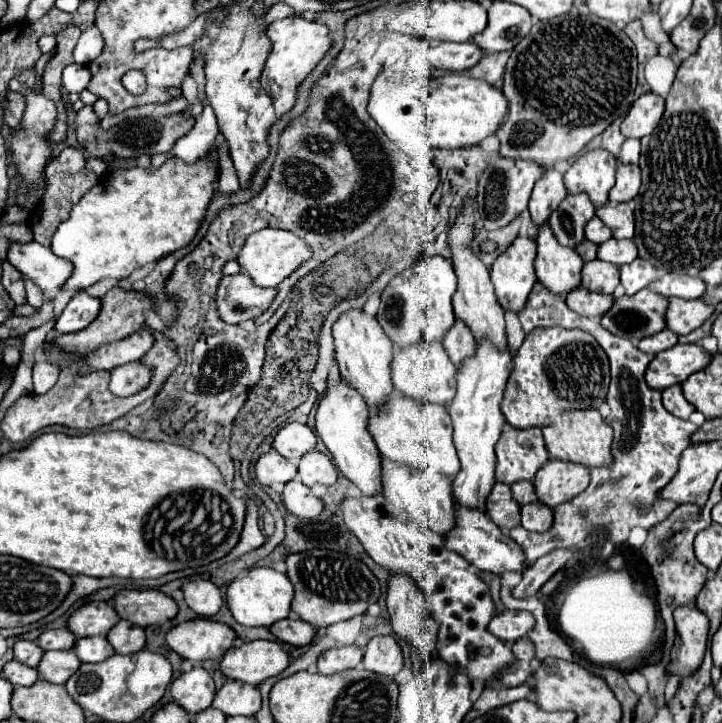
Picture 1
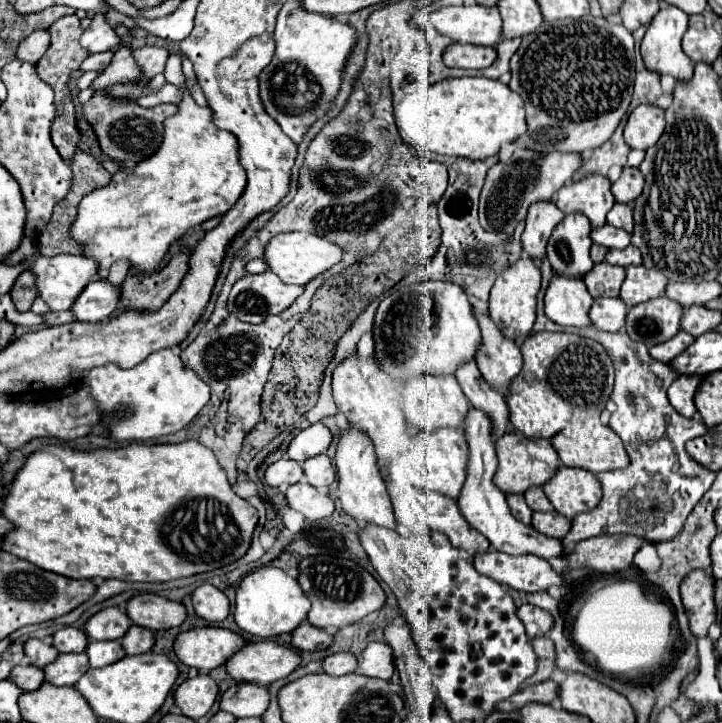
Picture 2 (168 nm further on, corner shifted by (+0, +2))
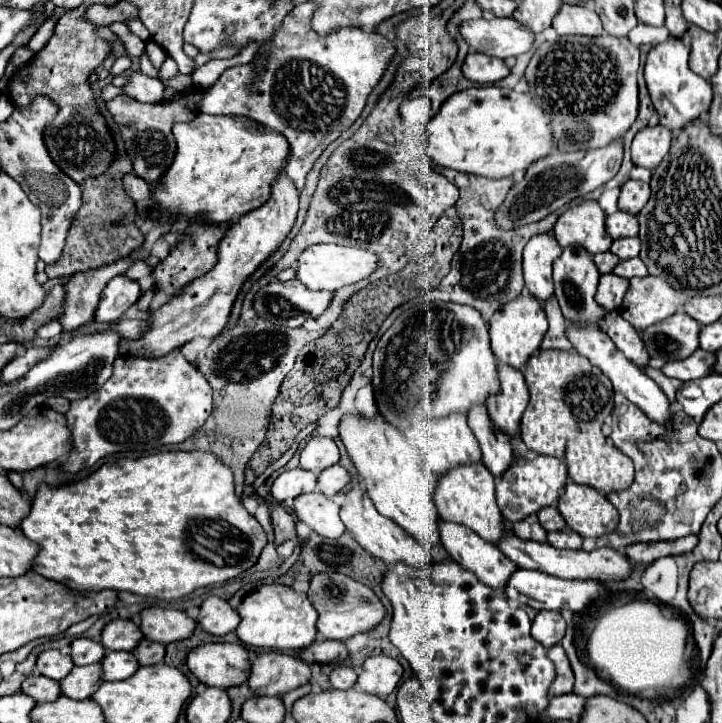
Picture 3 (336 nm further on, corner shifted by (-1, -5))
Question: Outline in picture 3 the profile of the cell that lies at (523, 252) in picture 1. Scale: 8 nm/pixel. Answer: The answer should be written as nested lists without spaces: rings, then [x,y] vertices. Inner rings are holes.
[[[524,292],[516,300],[504,304],[504,308],[492,316],[492,320],[490,320],[492,352],[498,358],[498,362],[520,370],[530,360],[530,356],[540,350],[540,344],[542,344],[546,330],[548,330],[548,322],[546,322],[546,314],[542,310],[542,304],[536,298],[532,298],[532,294]]]

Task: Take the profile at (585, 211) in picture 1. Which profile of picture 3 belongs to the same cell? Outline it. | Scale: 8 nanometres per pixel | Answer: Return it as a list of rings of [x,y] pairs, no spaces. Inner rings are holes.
[[[572,248],[572,250],[564,250],[562,256],[554,262],[554,288],[556,288],[556,298],[560,304],[560,310],[564,314],[564,318],[572,324],[596,324],[600,326],[600,322],[608,316],[608,310],[604,310],[596,300],[596,286],[598,286],[598,270],[592,262],[592,256],[584,254],[582,248]]]

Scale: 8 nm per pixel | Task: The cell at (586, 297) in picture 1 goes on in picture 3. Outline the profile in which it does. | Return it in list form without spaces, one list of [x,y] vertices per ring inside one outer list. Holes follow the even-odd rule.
[[[616,310],[604,320],[604,324],[606,324],[606,334],[610,336],[610,340],[618,346],[618,350],[626,354],[630,362],[634,362],[638,368],[650,366],[650,356],[644,350],[644,340]]]

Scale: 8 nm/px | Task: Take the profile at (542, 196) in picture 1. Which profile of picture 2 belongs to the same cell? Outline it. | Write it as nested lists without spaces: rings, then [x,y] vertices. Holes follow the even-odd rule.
[[[539,201],[533,203],[527,211],[527,225],[523,231],[523,247],[525,251],[537,261],[545,255],[545,245],[547,239],[551,235],[551,231],[555,229],[555,223],[559,223],[563,219],[563,211],[559,211],[559,207],[555,207],[555,201]]]

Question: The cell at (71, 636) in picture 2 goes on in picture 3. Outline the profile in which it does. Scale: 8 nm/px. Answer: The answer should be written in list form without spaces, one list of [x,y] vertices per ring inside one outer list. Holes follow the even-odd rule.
[[[76,638],[72,642],[72,660],[76,666],[84,666],[84,664],[94,664],[94,662],[102,662],[106,650],[100,642],[90,640],[90,638]]]

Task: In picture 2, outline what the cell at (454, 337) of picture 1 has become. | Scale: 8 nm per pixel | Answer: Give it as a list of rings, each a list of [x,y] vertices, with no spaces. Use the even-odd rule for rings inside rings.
[[[471,359],[467,363],[461,363],[457,367],[457,371],[455,371],[455,377],[457,377],[463,393],[471,401],[471,405],[481,409],[481,411],[485,411],[491,417],[491,421],[493,421],[495,435],[501,435],[505,423],[509,421],[507,403],[505,403],[503,395],[499,395],[495,391],[495,387],[491,387],[483,379],[483,375],[479,375],[475,359]]]

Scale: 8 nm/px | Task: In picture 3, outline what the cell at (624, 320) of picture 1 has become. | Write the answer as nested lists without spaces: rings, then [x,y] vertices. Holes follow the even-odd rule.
[[[678,312],[666,318],[664,322],[644,330],[642,338],[652,358],[652,366],[662,368],[666,362],[684,360],[690,354],[694,354],[694,350],[700,344],[698,334],[700,334],[700,322],[696,322],[684,312]],[[658,342],[660,342],[660,352],[658,352]]]

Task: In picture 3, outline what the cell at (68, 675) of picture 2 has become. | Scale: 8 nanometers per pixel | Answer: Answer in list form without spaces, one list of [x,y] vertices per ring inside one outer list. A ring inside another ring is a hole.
[[[76,666],[64,680],[60,680],[62,694],[72,700],[88,700],[102,684],[102,666]]]

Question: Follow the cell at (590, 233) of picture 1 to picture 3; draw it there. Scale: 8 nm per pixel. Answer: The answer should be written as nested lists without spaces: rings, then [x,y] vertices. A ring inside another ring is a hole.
[[[634,236],[634,238],[620,238],[620,240],[614,240],[610,252],[616,254],[620,260],[634,258],[634,256],[640,254],[640,238]]]

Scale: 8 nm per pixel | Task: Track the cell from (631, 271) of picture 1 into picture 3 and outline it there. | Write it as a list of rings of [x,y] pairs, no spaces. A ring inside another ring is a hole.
[[[632,278],[618,314],[638,332],[644,332],[648,326],[676,314],[684,302],[688,302],[688,296],[674,290],[664,278]]]

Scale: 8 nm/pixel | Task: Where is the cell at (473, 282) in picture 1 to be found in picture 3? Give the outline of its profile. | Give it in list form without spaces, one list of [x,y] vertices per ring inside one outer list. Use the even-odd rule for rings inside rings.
[[[500,364],[500,394],[488,398],[488,416],[496,430],[504,432],[510,440],[520,432],[520,418],[528,406],[528,388],[520,370]]]

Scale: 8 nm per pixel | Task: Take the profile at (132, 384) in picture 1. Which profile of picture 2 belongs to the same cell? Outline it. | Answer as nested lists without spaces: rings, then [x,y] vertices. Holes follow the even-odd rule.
[[[175,349],[151,353],[131,369],[121,369],[113,363],[95,367],[83,379],[91,385],[91,395],[99,403],[101,417],[107,421],[109,433],[117,441],[145,441],[175,433],[209,401],[209,385],[181,363]]]

